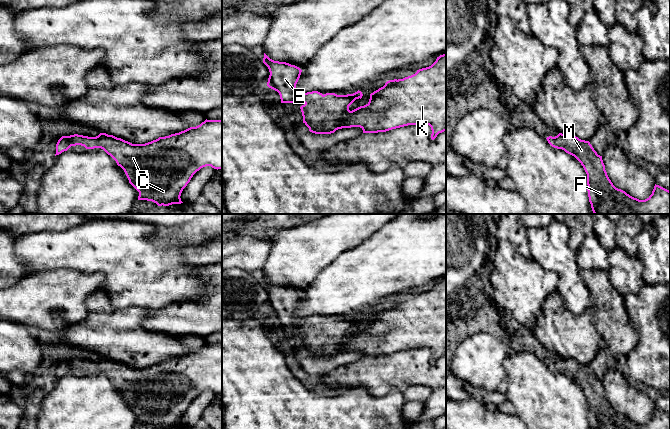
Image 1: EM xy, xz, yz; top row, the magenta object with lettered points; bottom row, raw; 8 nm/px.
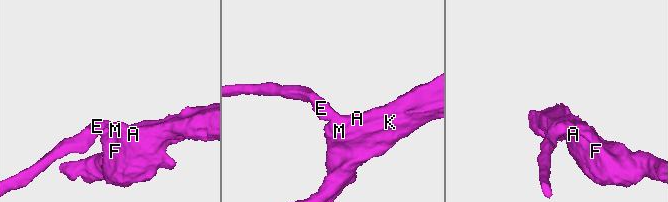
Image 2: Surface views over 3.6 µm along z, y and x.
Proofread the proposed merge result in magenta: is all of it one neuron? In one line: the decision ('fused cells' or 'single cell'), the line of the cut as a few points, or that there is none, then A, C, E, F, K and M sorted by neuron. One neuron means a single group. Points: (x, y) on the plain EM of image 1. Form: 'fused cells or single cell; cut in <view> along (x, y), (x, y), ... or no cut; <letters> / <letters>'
single cell; no cut; A C E F K M

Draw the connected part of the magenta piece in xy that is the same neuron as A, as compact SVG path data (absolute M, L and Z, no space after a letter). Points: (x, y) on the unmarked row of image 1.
M206 343L196 351L145 368L132 368L106 357L96 361L62 360L56 368L55 380L76 369L86 373L101 372L110 379L139 416L138 424L152 425L157 429L181 428L181 417L197 395L206 390L222 393L222 344Z

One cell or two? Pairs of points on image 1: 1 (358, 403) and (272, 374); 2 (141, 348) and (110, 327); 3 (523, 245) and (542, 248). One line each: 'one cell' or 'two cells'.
1: one cell
2: one cell
3: two cells

